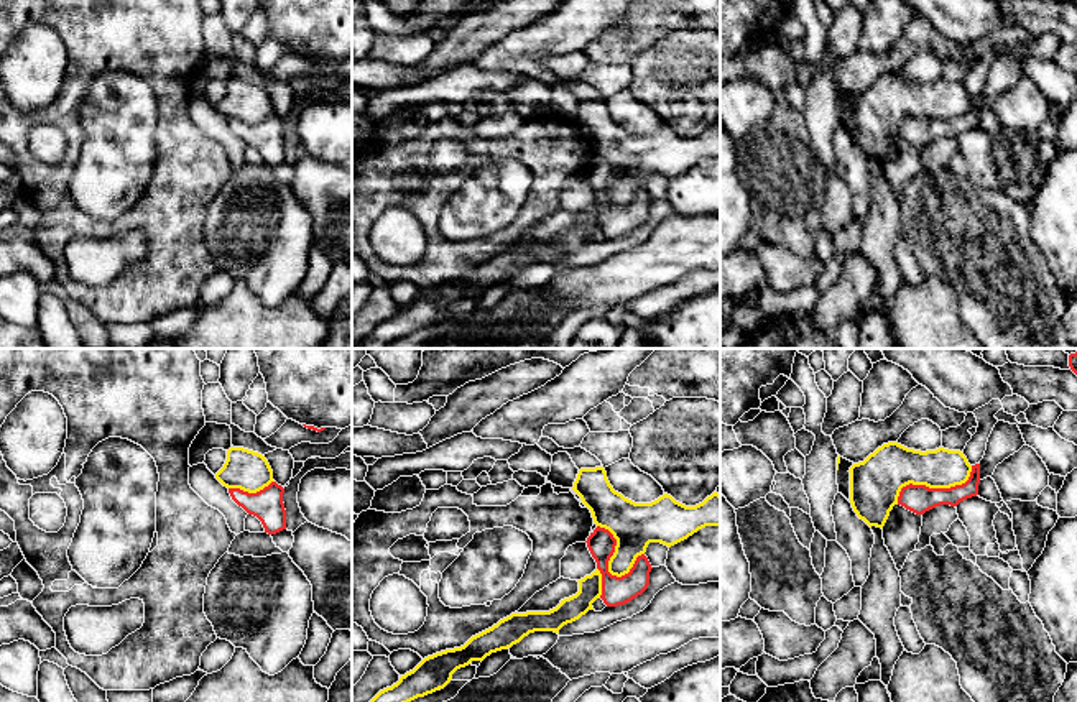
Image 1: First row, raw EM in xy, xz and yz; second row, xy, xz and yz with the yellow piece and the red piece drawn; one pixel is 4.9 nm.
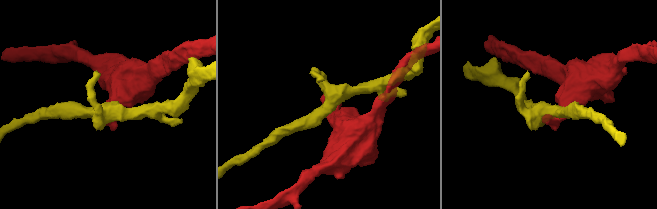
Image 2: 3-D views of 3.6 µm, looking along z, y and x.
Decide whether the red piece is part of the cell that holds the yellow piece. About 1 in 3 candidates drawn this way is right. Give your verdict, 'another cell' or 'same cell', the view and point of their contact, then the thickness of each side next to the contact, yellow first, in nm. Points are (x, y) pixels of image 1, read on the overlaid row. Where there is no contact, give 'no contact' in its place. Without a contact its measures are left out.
another cell | yz (933, 487) | 220/140 nm

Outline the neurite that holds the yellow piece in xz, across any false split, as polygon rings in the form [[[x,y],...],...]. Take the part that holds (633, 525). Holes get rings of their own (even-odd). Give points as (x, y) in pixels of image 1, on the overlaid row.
[[[603,467],[580,469],[572,490],[590,510],[594,523],[617,539],[608,561],[608,572],[617,577],[630,572],[649,543],[671,547],[705,526],[720,526],[717,492],[696,506],[686,506],[668,493],[651,503],[635,503],[613,490]]]

